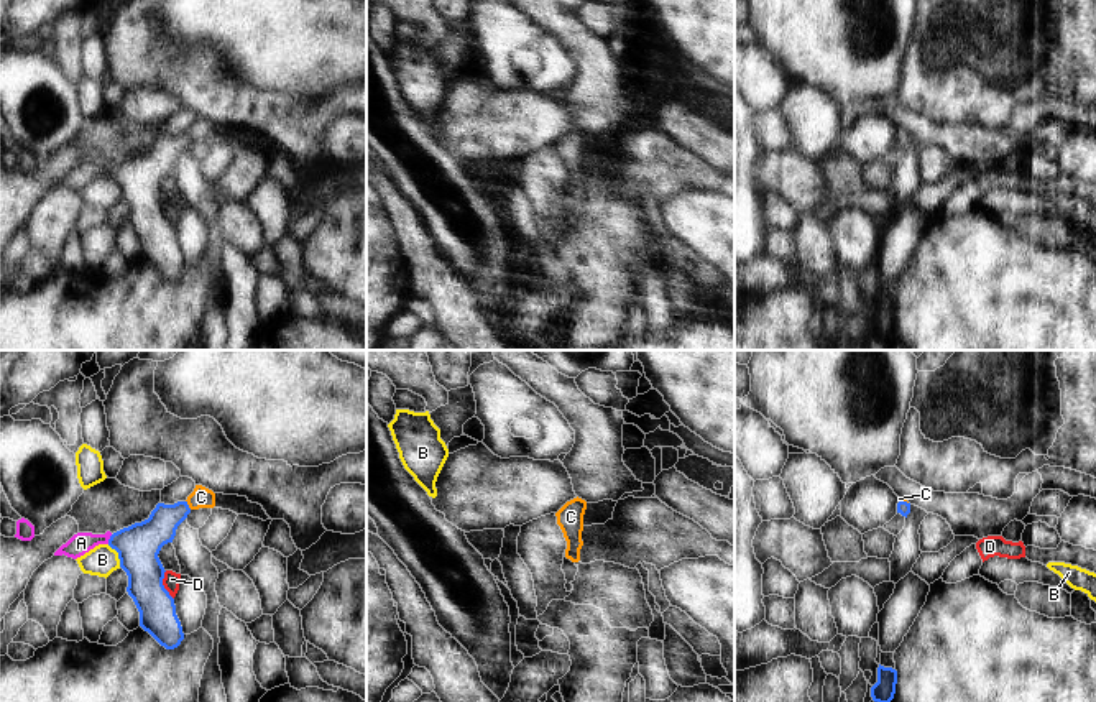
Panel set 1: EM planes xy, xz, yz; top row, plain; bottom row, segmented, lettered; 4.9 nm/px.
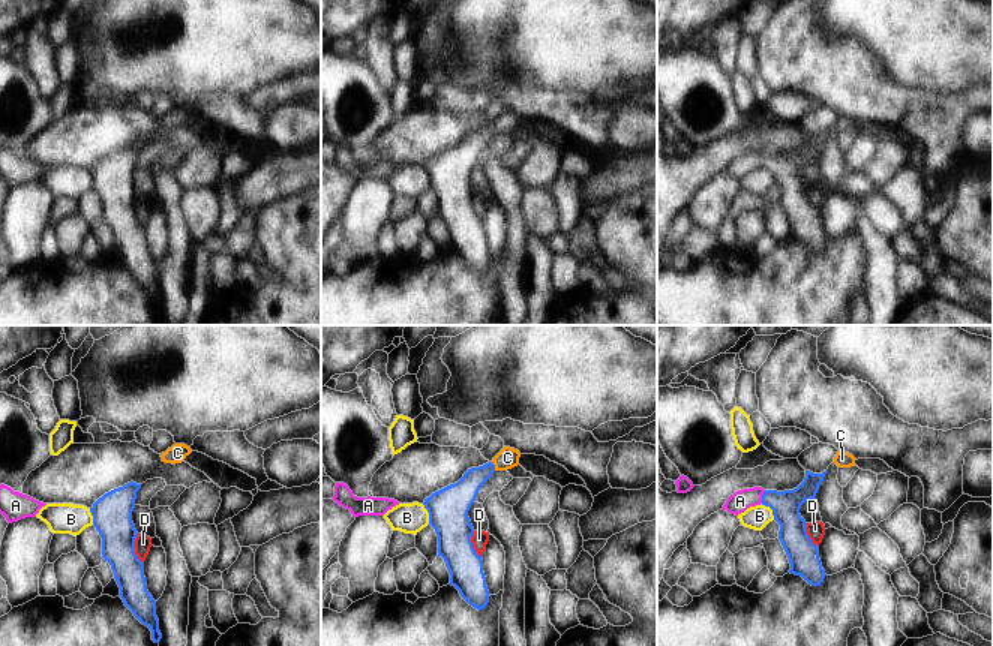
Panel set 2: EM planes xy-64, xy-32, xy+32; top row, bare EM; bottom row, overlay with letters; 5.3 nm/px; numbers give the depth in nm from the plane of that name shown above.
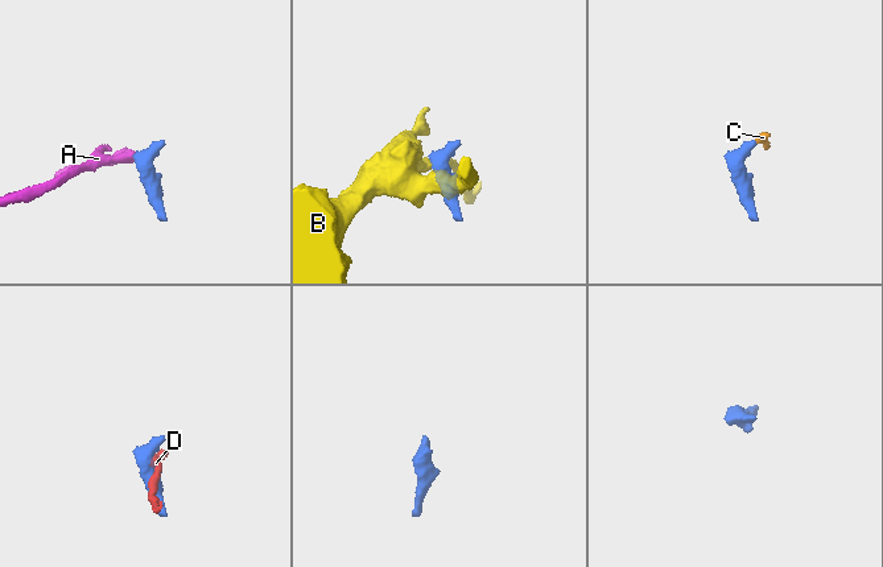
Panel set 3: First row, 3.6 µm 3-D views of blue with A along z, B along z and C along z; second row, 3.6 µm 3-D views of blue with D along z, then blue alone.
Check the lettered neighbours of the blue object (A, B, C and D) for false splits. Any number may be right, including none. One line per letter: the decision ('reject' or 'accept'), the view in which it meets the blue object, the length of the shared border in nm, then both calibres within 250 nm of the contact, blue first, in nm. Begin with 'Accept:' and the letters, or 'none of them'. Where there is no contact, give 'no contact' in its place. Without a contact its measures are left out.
Accept: A, C
A: accept; meets blue in xy; contact 50 nm long; 200 nm thick on the blue side, 110 nm on the other
B: reject; meets blue in xy; contact 130 nm long; 200 nm thick on the blue side, 150 nm on the other
C: accept; meets blue in xy; contact 50 nm long; 160 nm thick on the blue side, 100 nm on the other
D: reject; meets blue in xy; contact 150 nm long; 200 nm thick on the blue side, 80 nm on the other

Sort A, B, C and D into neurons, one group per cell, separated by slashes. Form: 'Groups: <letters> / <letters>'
Groups: A C / B / D.

